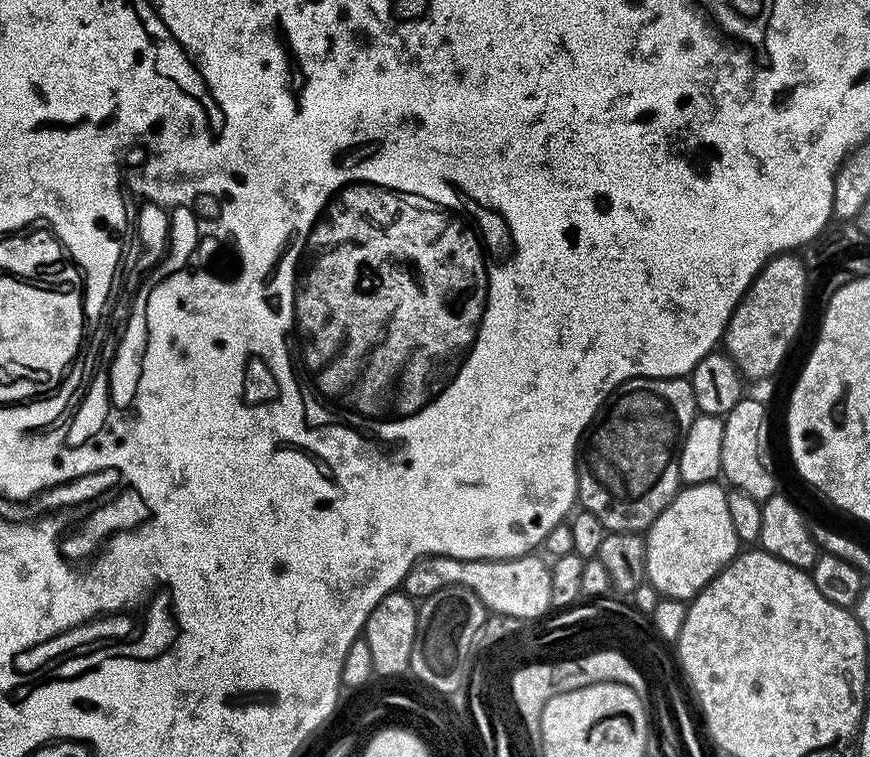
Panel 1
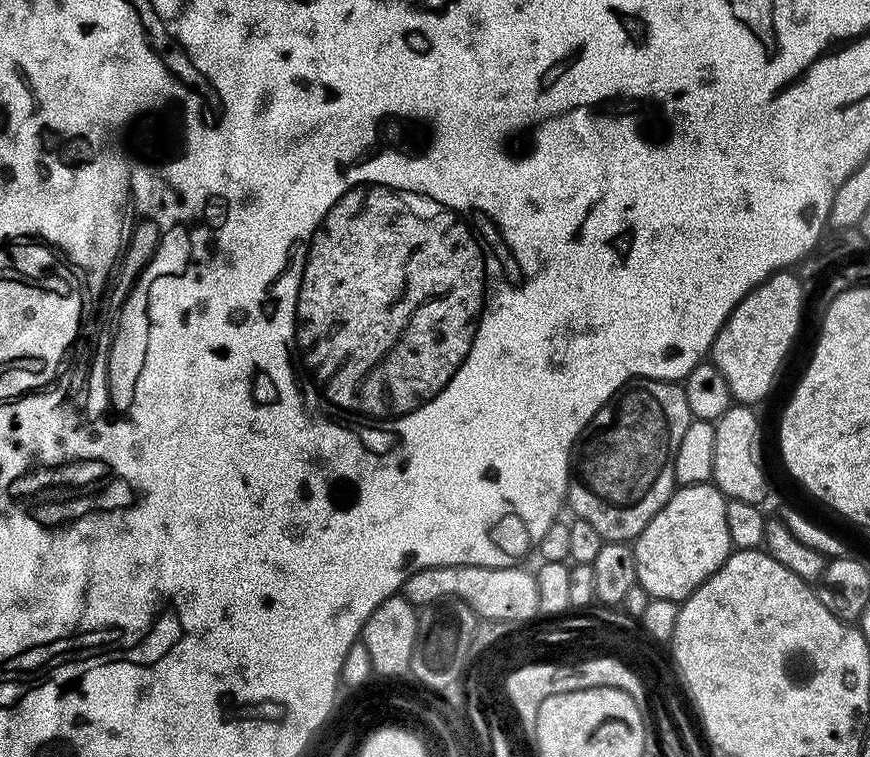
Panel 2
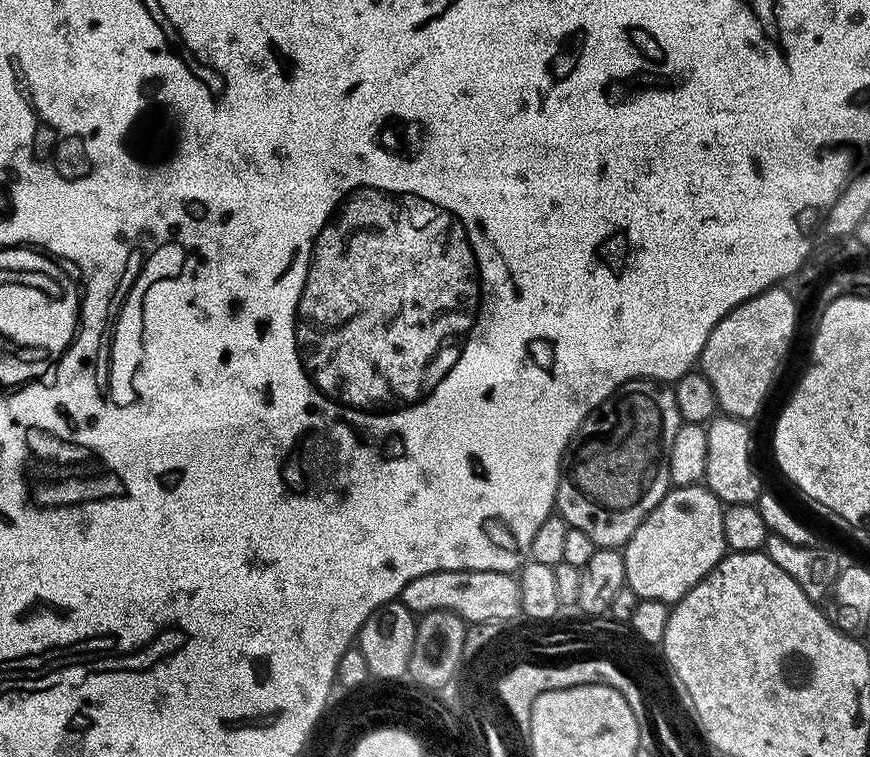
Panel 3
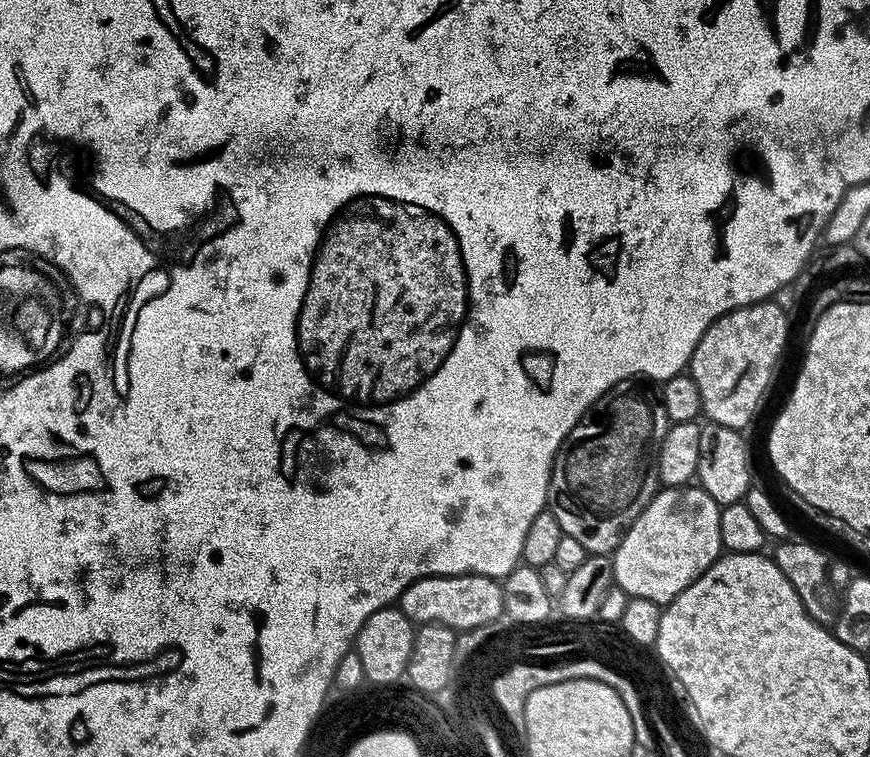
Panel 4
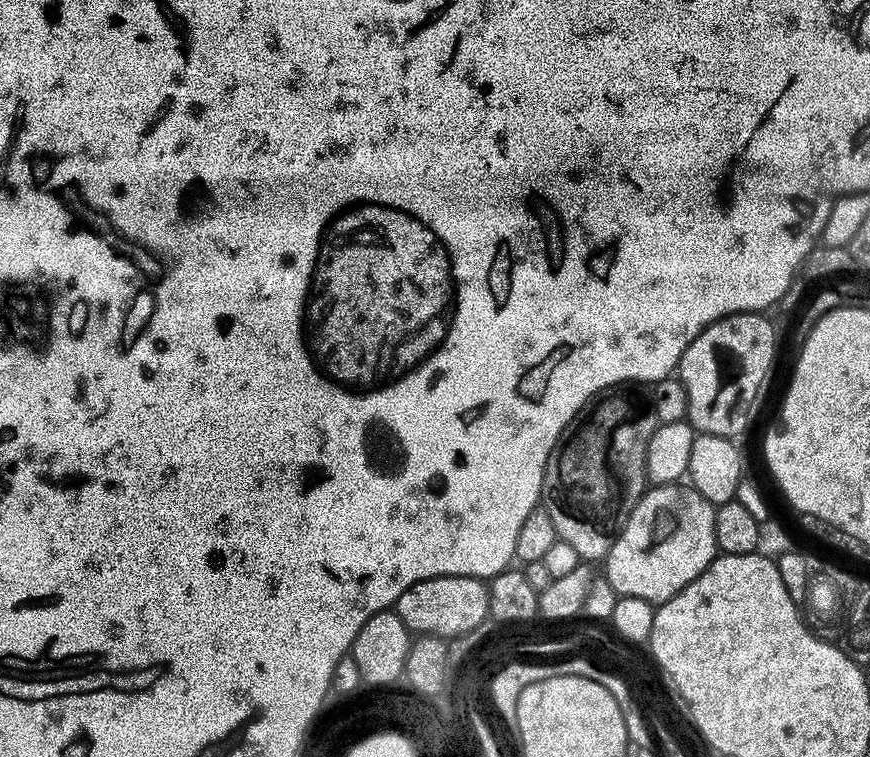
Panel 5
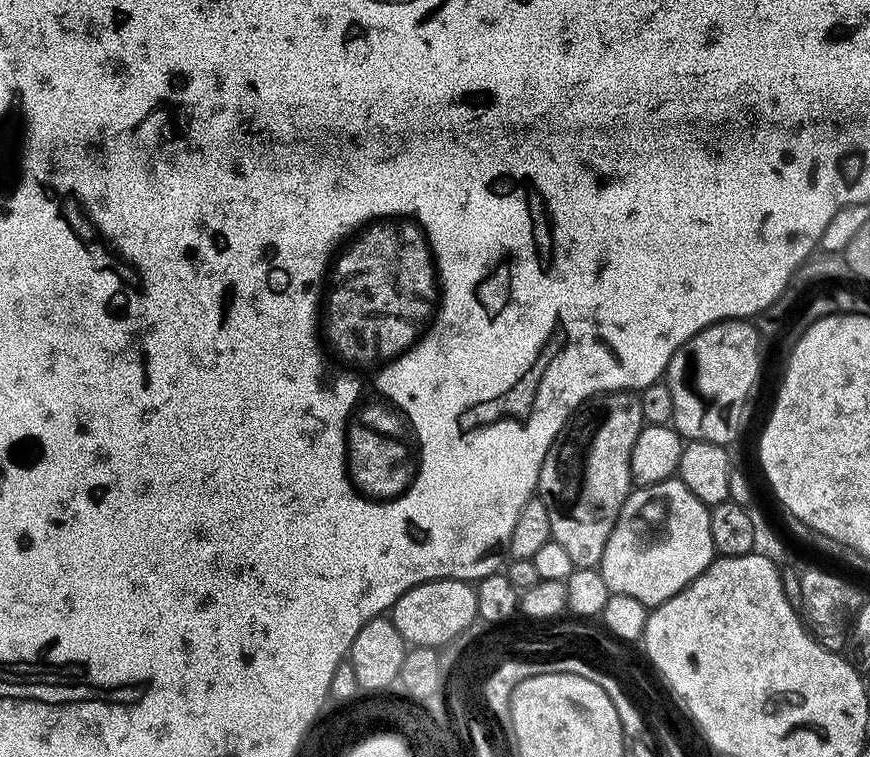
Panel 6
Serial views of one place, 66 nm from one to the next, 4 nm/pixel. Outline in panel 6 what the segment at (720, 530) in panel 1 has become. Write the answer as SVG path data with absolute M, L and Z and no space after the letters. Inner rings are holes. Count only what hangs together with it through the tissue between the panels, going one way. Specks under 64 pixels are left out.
M673 478L633 487L606 542L598 569L612 594L626 594L630 598L638 598L638 602L655 606L674 598L674 594L693 584L717 556L714 538L710 534L709 505L694 498L682 481Z

